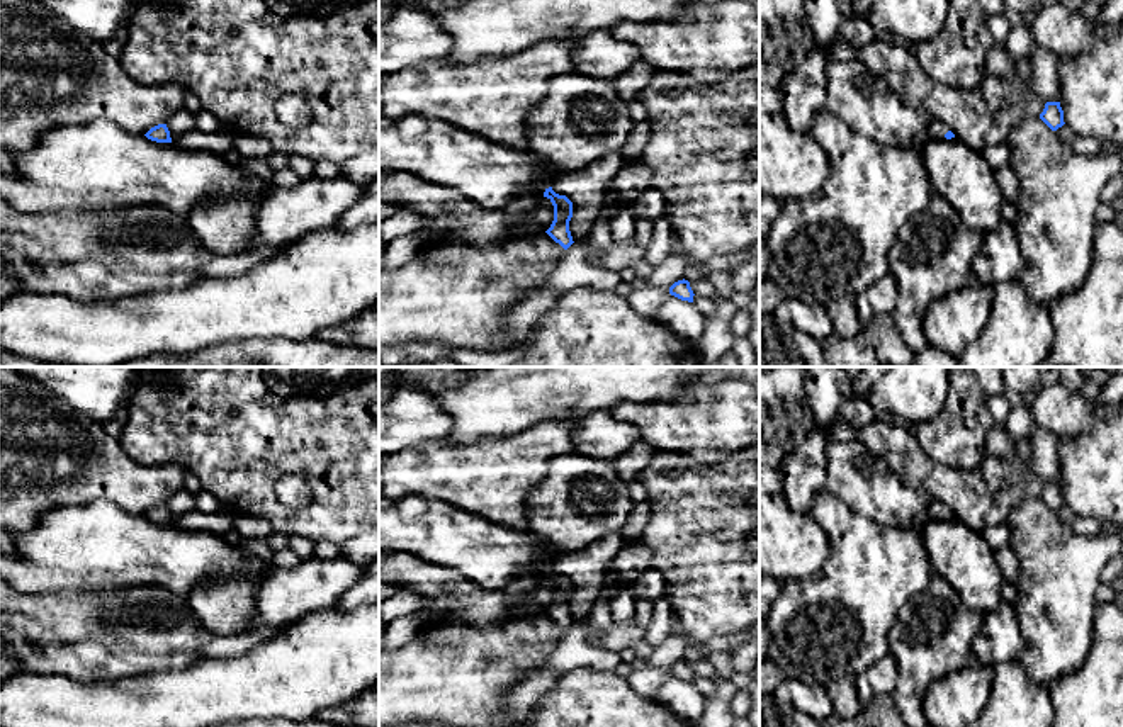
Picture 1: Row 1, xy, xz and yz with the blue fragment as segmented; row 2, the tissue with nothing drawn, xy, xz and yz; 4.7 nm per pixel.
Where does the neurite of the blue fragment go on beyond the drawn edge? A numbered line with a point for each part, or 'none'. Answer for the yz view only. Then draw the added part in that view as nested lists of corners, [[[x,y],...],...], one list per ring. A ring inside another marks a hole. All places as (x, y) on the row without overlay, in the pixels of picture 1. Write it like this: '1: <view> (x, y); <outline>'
1: yz (936, 510); [[[933,501],[924,513],[917,515],[916,523],[923,527],[926,521],[943,520],[948,511],[948,506],[940,501]]]

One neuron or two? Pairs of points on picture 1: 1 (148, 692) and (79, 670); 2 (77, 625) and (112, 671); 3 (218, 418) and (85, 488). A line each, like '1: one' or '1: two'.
1: two
2: one
3: two

